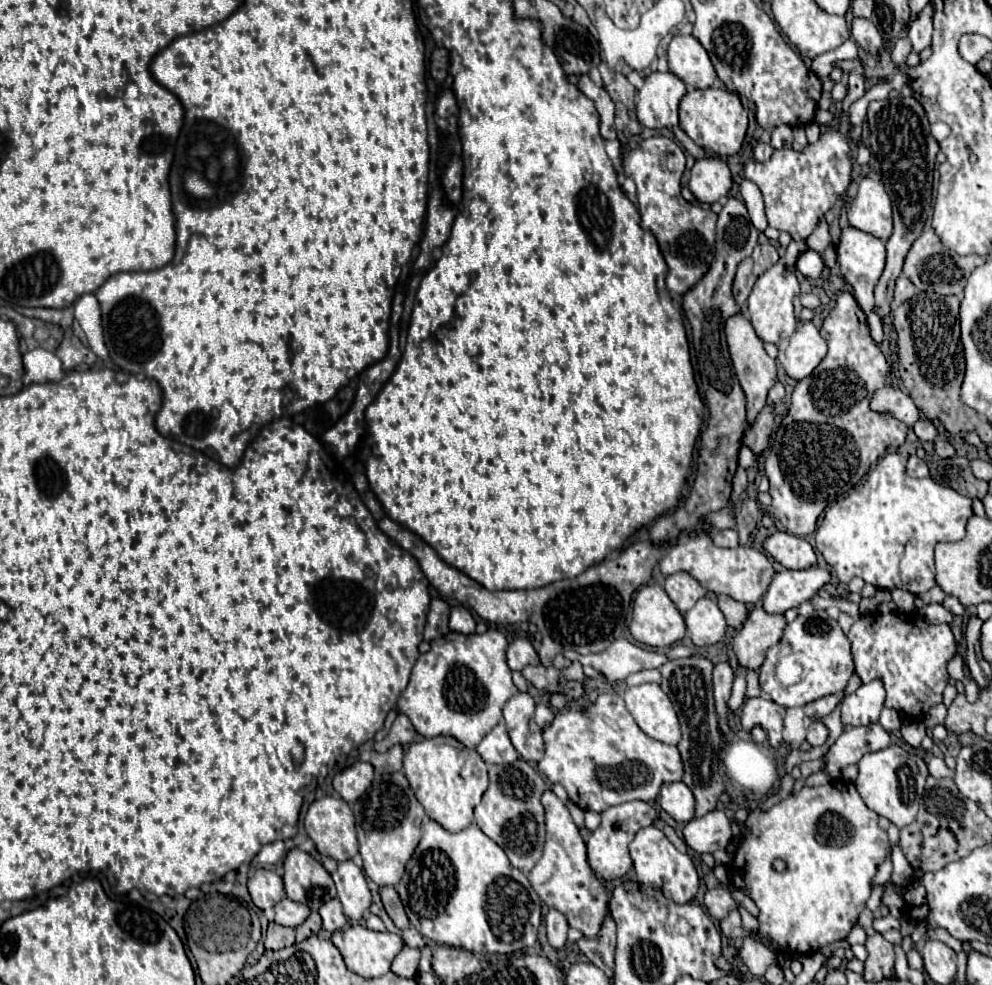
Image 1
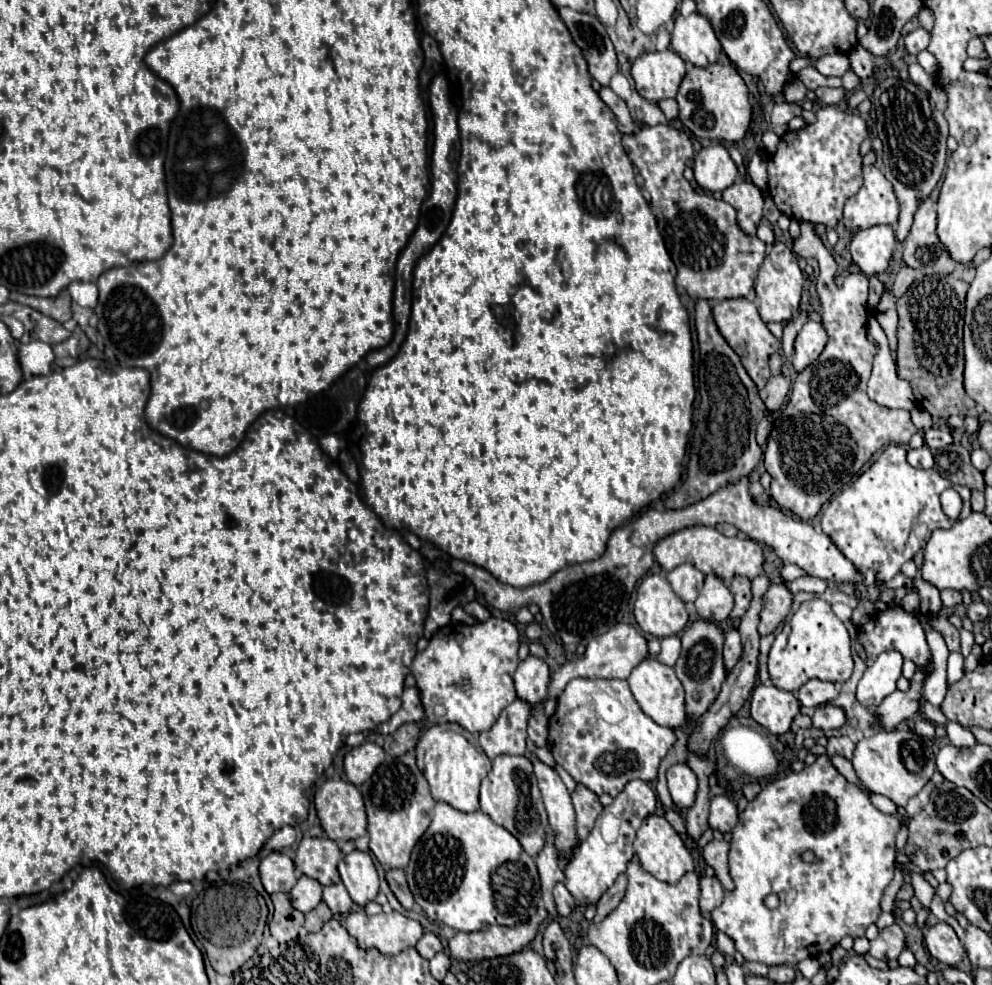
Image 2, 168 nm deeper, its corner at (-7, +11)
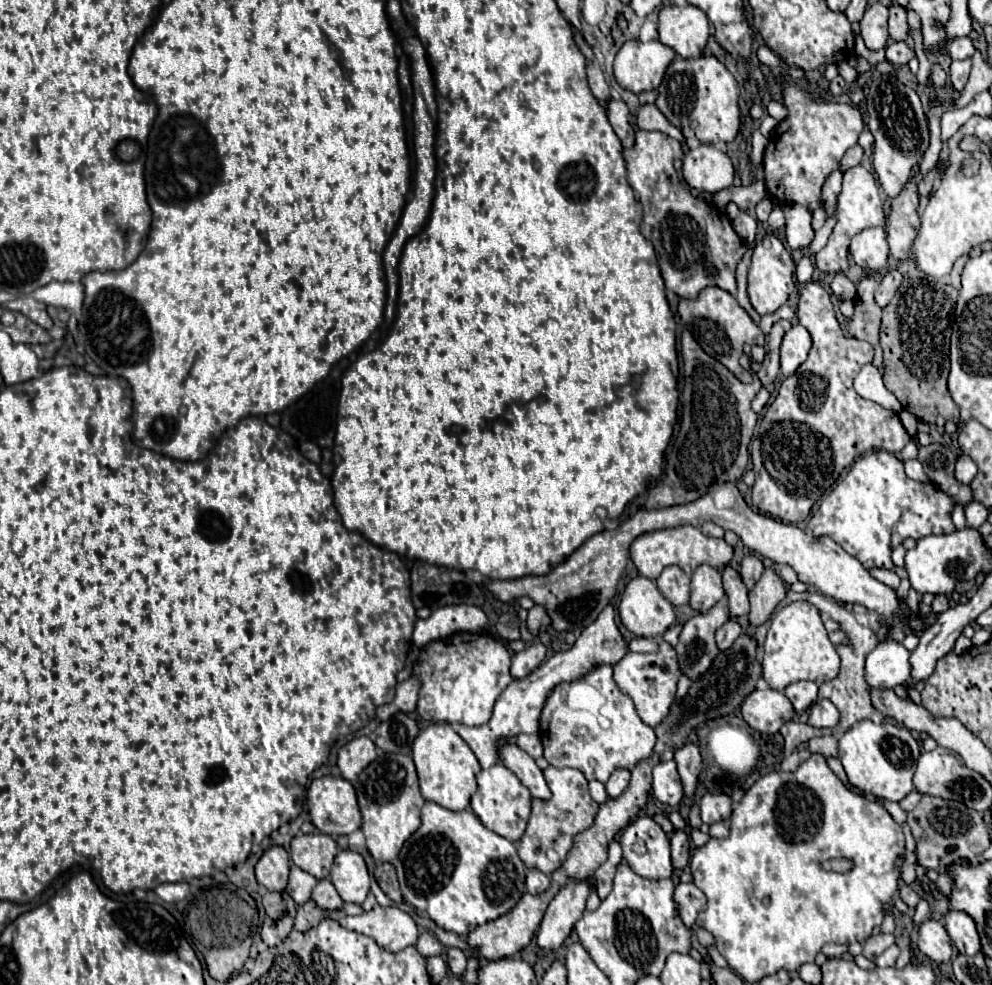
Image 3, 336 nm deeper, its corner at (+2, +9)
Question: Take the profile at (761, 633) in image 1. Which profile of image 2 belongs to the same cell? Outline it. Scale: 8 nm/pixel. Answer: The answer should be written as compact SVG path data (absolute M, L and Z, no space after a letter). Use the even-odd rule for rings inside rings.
M784 582L780 584L772 584L768 588L768 592L764 594L762 598L762 612L760 612L760 626L758 626L758 632L764 636L764 634L770 634L778 628L778 624L784 622L784 618L788 616L790 612L790 606L792 606L792 592L788 590L788 586Z

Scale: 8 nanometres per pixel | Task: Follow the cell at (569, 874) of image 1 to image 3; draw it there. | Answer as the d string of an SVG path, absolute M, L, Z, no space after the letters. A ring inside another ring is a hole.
M507 742L507 744L499 746L499 756L501 756L501 762L509 770L513 770L515 776L529 788L533 798L539 798L539 800L551 798L551 790L547 788L541 768L535 764L535 760L527 752L523 752L519 746Z

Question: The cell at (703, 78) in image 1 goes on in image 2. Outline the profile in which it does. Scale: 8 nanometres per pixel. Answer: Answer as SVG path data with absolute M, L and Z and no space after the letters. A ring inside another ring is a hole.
M692 12L690 16L676 16L670 48L694 66L708 66L716 62L722 50L712 24L700 12Z

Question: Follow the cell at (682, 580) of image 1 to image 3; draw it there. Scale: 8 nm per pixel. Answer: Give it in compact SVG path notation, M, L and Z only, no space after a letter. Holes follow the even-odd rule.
M667 566L661 576L657 578L657 586L661 594L673 604L673 606L683 606L689 602L689 588L691 588L691 578L679 568L679 566Z

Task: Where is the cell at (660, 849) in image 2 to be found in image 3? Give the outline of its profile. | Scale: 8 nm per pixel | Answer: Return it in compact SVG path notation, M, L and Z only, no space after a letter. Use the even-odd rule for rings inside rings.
M639 816L633 820L623 830L619 844L623 848L623 858L639 876L649 880L671 878L669 838L653 818Z

